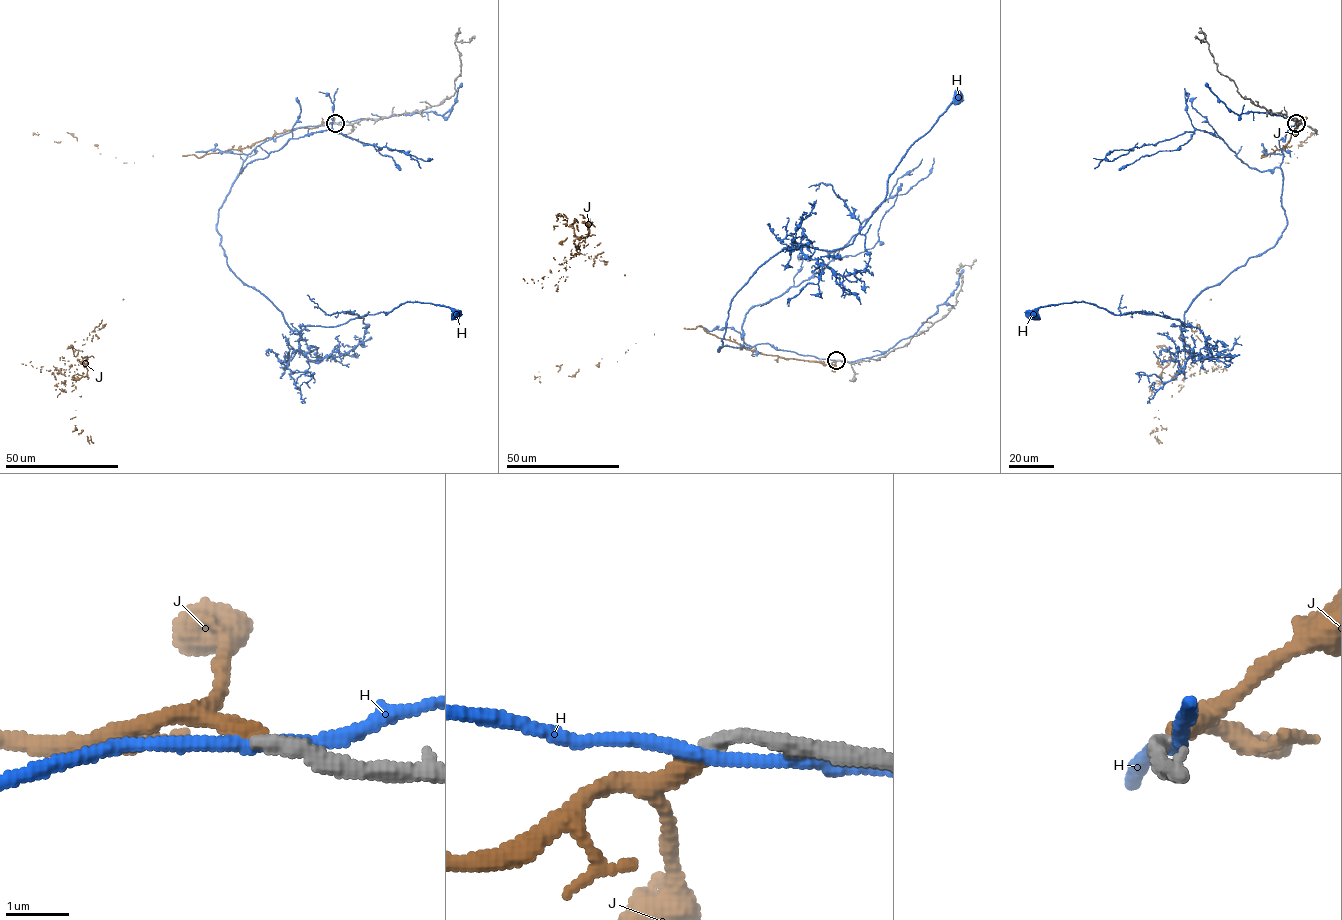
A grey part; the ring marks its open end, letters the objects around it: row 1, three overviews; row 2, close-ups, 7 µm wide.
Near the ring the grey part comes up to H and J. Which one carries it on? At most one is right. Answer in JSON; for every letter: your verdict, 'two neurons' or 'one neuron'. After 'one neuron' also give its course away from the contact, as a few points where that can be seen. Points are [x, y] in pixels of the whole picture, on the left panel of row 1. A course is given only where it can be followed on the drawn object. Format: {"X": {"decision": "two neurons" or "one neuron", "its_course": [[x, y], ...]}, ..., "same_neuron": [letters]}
{"H": {"decision": "two neurons"}, "J": {"decision": "one neuron", "its_course": [[335, 123], [199, 157], [134, 163], [69, 369], [76, 374], [72, 391], [80, 396], [71, 418], [93, 442]]}, "same_neuron": ["J"]}

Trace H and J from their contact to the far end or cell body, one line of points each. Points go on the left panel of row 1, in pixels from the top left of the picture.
H: (335, 123), (298, 127), (248, 155), (219, 210), (229, 268), (293, 330), (386, 314), (407, 301), (455, 314)
J: (335, 123), (199, 157), (134, 163), (69, 369), (76, 374), (72, 391), (80, 396), (71, 418), (93, 442)

